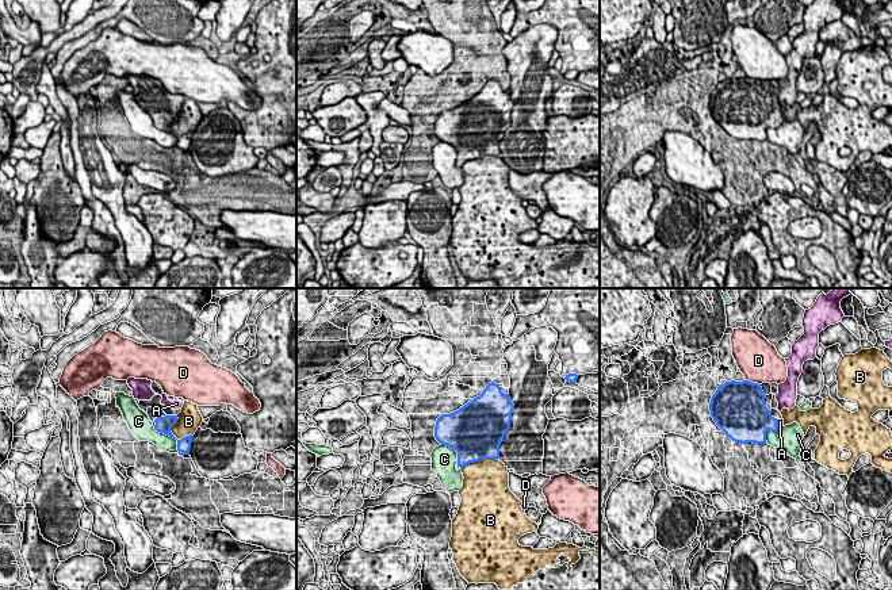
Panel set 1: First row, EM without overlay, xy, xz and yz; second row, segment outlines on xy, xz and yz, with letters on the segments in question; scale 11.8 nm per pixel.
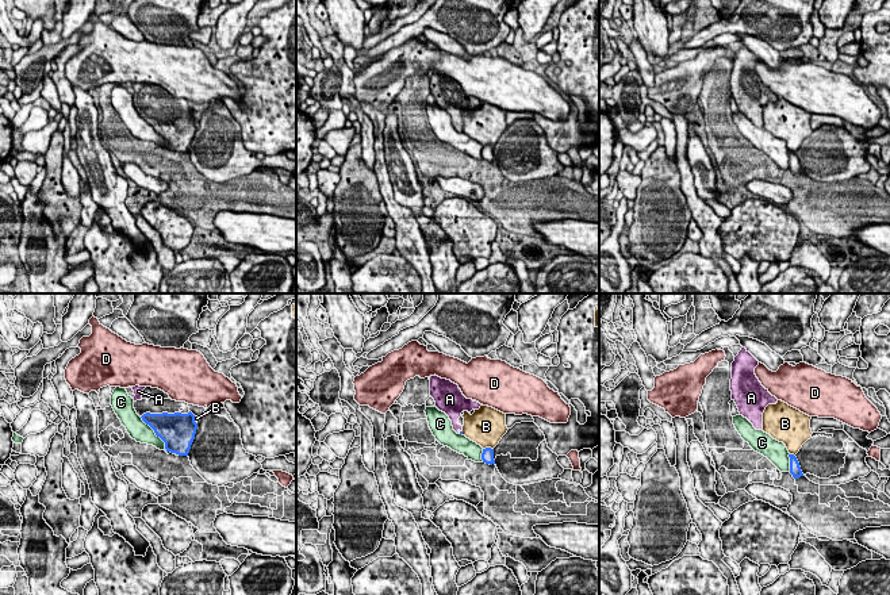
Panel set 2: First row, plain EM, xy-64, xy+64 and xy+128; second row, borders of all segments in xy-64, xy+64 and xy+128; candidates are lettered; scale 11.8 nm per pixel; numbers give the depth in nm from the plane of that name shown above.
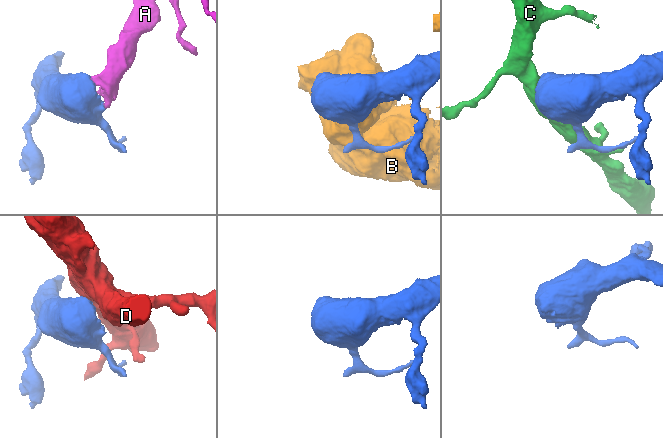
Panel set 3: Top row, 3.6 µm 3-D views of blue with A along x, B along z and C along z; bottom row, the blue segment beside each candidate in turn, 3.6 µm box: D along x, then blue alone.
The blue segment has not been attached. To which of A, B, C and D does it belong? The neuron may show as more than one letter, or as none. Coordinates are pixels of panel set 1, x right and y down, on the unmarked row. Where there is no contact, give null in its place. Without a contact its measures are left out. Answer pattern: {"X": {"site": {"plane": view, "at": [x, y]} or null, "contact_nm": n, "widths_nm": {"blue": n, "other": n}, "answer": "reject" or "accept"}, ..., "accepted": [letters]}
{"A": {"site": {"plane": "yz", "at": [777, 121]}, "contact_nm": 100, "widths_nm": {"blue": 360, "other": 60}, "answer": "accept"}, "B": {"site": {"plane": "xy", "at": [172, 131]}, "contact_nm": 320, "widths_nm": {"blue": 190, "other": 260}, "answer": "reject"}, "C": {"site": {"plane": "xy", "at": [169, 133]}, "contact_nm": 400, "widths_nm": {"blue": 190, "other": 190}, "answer": "reject"}, "D": {"site": {"plane": "yz", "at": [751, 79]}, "contact_nm": 190, "widths_nm": {"blue": 480, "other": 480}, "answer": "reject"}, "accepted": ["A"]}

